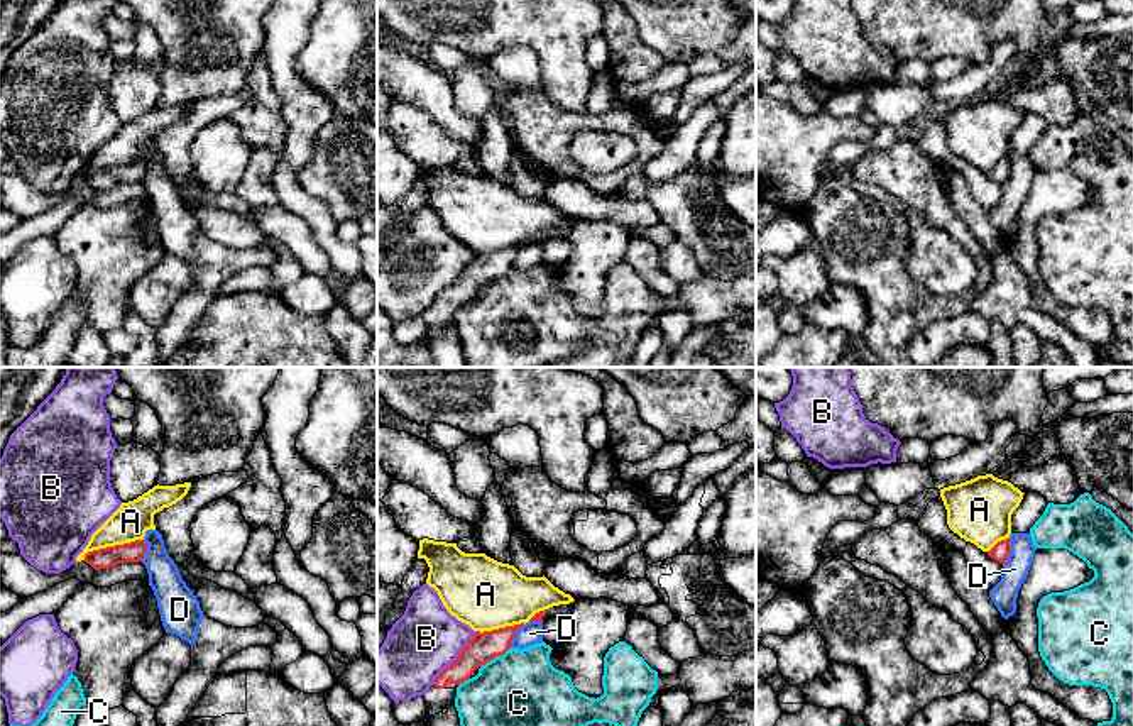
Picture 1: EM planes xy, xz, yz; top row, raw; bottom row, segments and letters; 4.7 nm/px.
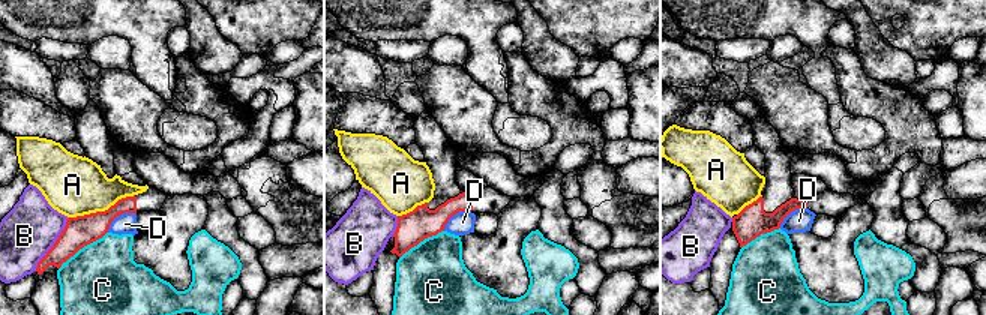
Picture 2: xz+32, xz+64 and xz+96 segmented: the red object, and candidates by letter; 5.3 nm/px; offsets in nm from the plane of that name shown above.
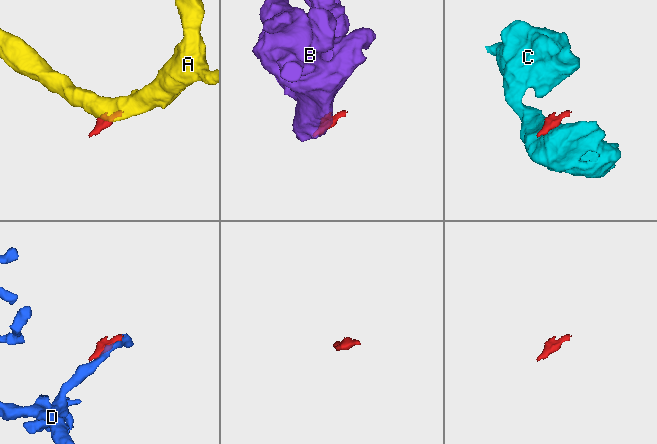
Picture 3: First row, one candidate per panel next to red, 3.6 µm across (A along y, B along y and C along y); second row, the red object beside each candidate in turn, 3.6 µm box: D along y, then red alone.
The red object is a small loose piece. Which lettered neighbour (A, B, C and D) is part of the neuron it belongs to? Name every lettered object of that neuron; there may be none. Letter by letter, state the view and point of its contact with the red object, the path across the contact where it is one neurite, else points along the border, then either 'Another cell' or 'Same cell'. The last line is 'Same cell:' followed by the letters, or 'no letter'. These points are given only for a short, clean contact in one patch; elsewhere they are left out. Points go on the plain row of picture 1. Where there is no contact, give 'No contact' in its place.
A: Touches red at xy (112, 168). Boundary: xy (142, 159), (93, 170), (83, 180). Another cell
B: Touches red at xz (457, 280). Boundary: xz (476, 252), (432, 305). Another cell
C: Touches red at xz (494, 278). Boundary: xz (509, 268), (481, 288). Another cell
D: Touches red at yz (1010, 171). Boundary: yz (1010, 159), (1010, 175), (1003, 185). Another cell
Same cell: no letter

